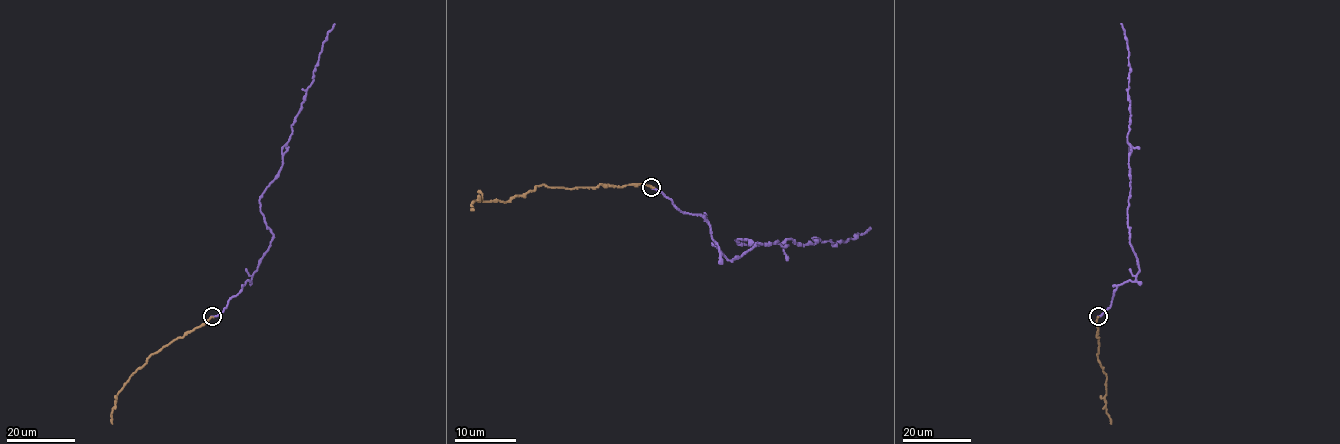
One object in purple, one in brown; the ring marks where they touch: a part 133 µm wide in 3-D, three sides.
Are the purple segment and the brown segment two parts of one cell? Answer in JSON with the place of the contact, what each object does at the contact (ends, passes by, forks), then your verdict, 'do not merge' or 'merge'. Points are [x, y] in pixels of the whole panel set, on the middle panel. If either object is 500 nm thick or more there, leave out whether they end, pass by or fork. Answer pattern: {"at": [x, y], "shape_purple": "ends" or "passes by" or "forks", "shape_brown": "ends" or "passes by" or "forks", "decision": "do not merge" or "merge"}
{"at": [651, 187], "shape_purple": "ends", "shape_brown": "ends", "decision": "merge"}

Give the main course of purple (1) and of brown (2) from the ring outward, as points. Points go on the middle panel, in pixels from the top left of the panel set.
1: (651, 187), (700, 215), (731, 260), (760, 244), (737, 238), (834, 244), (871, 227)
2: (651, 187), (601, 184), (565, 189), (541, 184), (509, 201), (481, 198), (472, 203), (473, 210)

